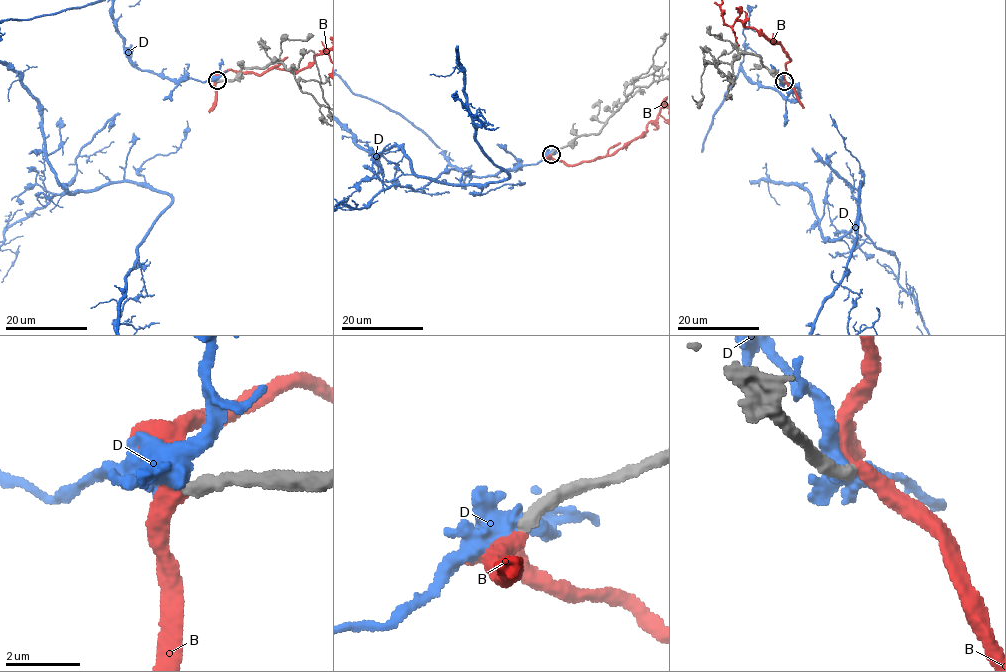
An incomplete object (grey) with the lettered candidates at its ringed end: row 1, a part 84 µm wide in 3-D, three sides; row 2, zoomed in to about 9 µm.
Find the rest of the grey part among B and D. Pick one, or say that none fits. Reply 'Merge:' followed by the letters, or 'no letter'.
Merge: B

